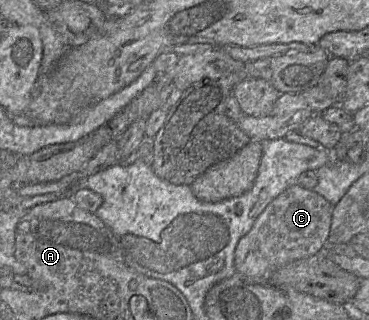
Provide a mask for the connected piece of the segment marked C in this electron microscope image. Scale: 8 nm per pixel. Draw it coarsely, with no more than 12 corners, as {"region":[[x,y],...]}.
{"region":[[299,184],[238,241],[236,272],[264,278],[323,251],[332,205]]}

